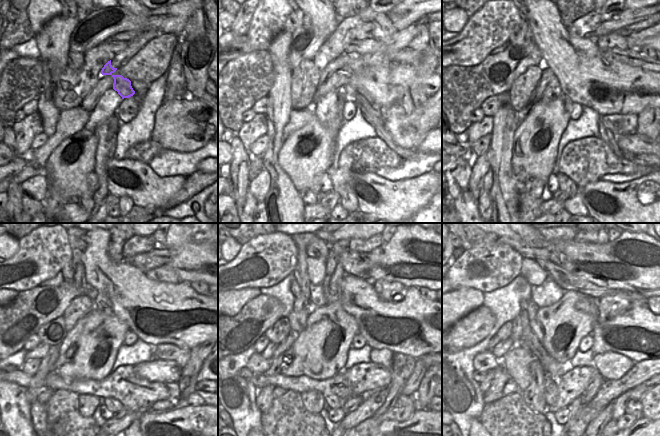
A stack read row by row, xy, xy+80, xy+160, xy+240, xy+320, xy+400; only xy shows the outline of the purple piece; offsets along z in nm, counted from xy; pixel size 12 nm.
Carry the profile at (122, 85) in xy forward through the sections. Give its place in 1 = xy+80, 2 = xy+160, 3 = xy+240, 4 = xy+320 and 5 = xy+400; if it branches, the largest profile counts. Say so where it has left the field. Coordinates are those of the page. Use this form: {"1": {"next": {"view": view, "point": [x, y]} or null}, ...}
{"1": {"next": {"view": "xy+80", "point": [350, 94]}}, "2": {"next": {"view": "xy+160", "point": [607, 136]}}, "3": {"next": {"view": "xy+240", "point": [174, 389]}}, "4": {"next": {"view": "xy+320", "point": [401, 401]}}, "5": {"next": {"view": "xy+400", "point": [634, 407]}}}

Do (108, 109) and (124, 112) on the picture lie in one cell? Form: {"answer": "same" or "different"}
{"answer": "different"}

